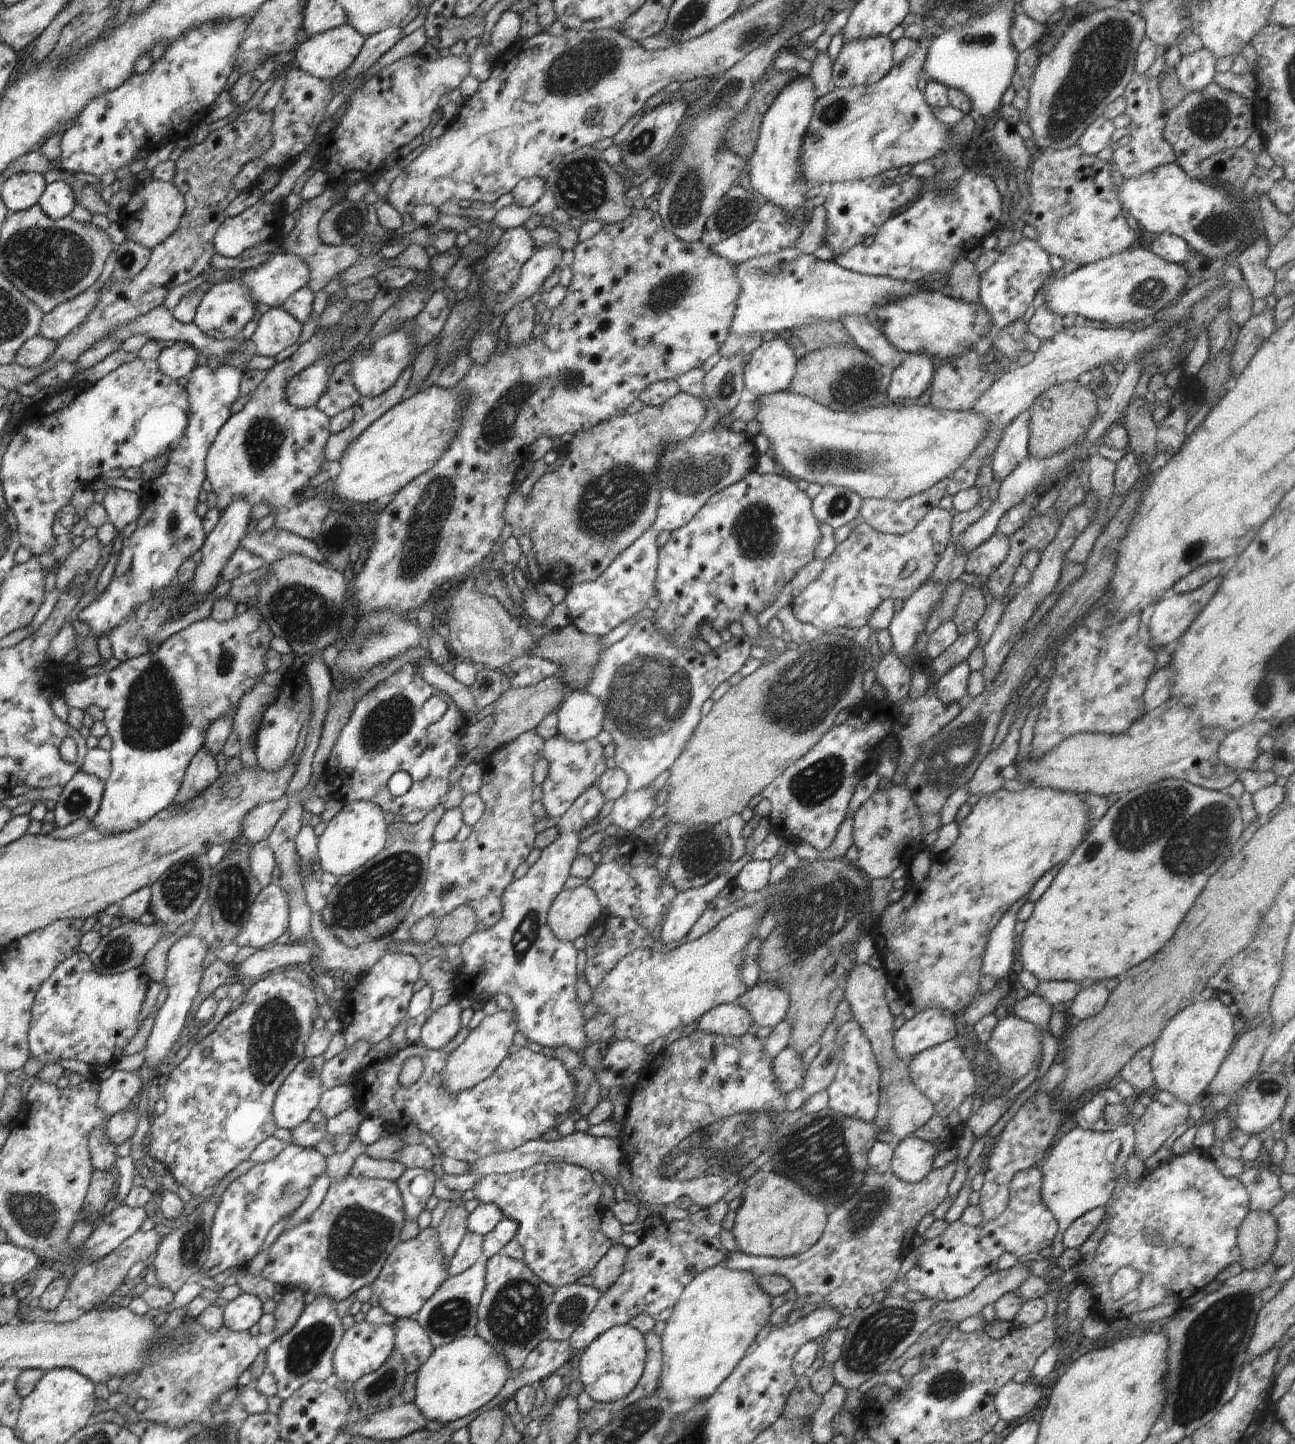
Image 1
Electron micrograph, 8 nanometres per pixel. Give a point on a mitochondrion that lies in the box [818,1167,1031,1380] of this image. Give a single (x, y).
(884, 1330)

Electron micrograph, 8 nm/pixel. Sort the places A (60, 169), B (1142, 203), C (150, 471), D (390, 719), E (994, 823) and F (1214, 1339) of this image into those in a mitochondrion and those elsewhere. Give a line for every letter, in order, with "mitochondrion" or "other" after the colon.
A: other
B: other
C: other
D: mitochondrion
E: other
F: mitochondrion

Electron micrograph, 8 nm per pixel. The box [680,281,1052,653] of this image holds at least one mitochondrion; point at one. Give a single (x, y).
(755, 533)

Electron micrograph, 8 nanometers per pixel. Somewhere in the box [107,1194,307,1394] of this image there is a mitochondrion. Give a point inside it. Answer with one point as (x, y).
(193, 1243)

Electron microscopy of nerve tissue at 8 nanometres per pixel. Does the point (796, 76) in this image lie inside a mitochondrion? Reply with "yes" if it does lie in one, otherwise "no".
no

